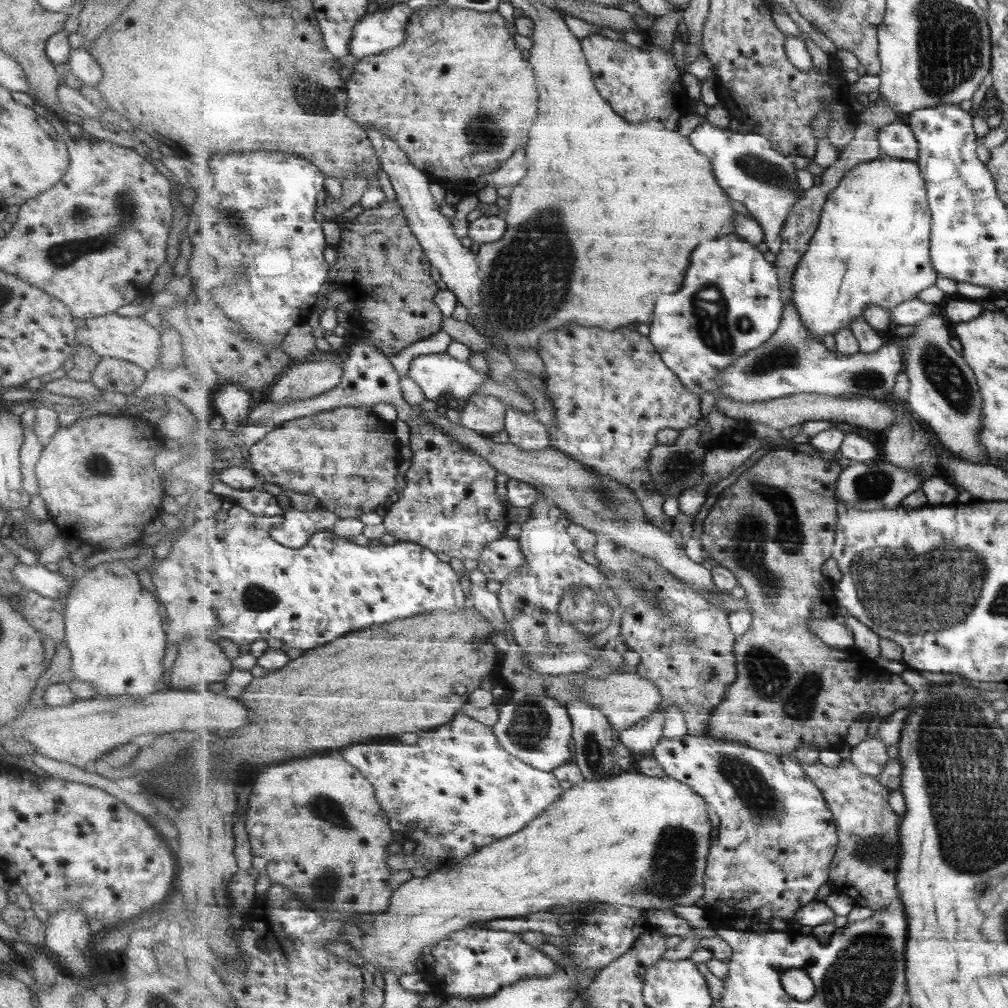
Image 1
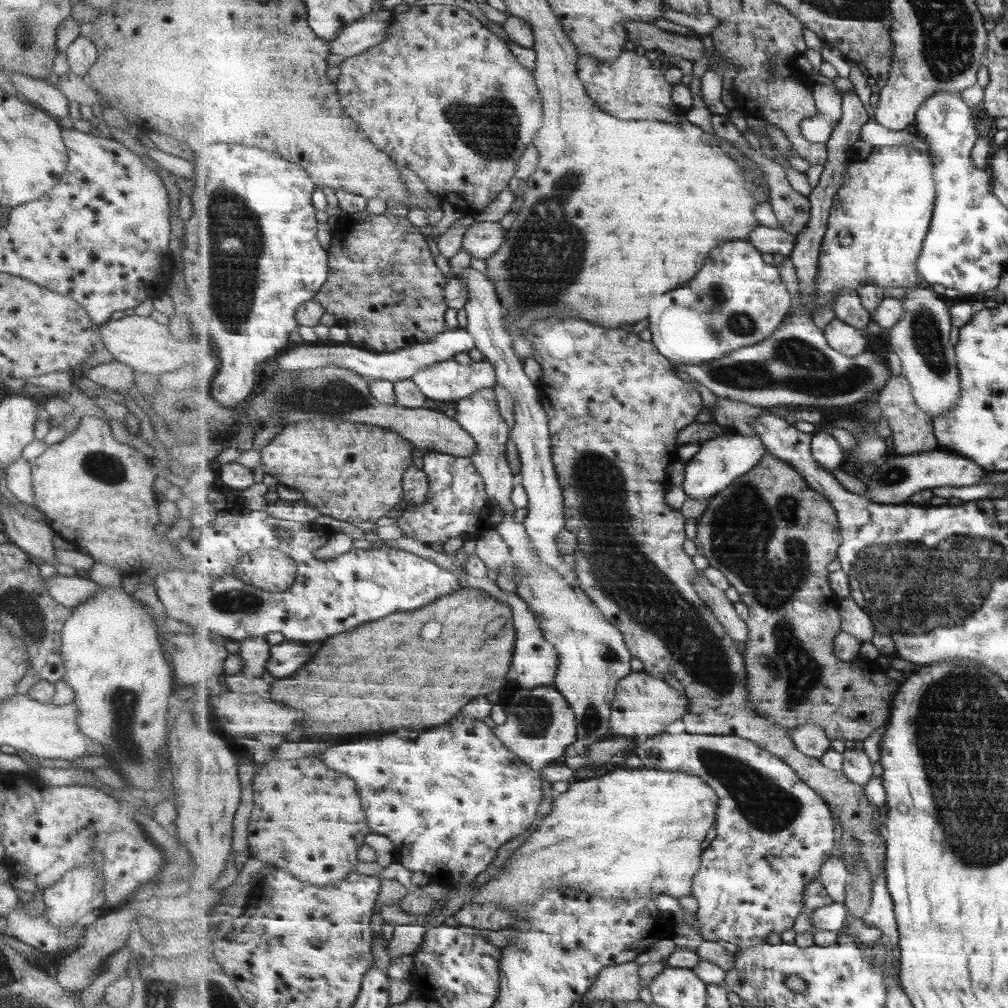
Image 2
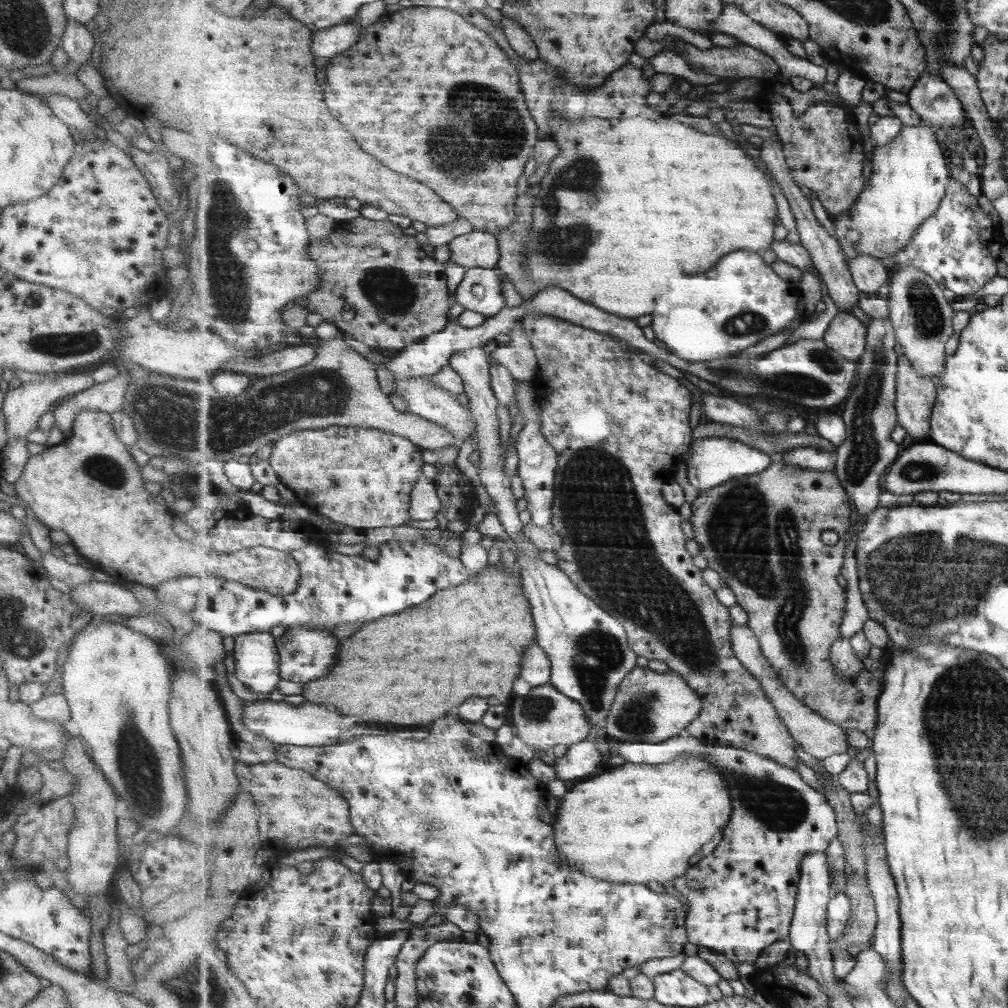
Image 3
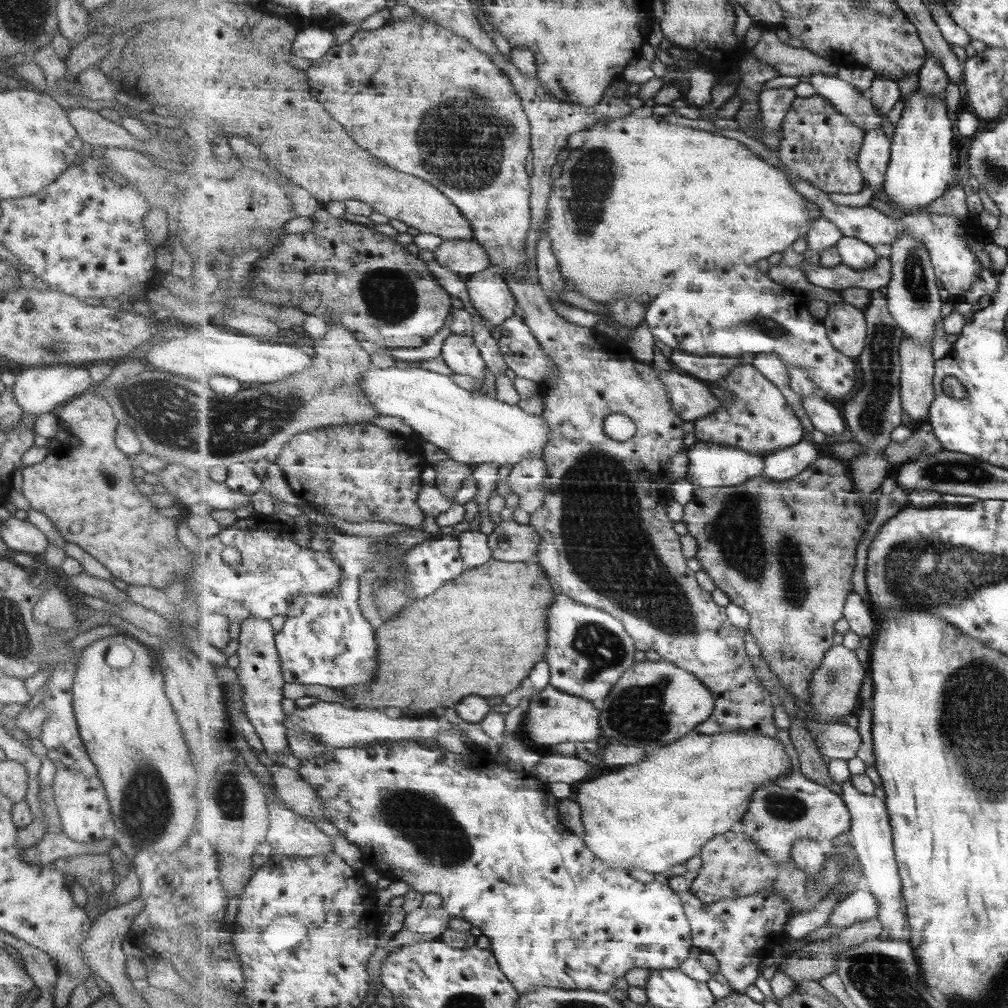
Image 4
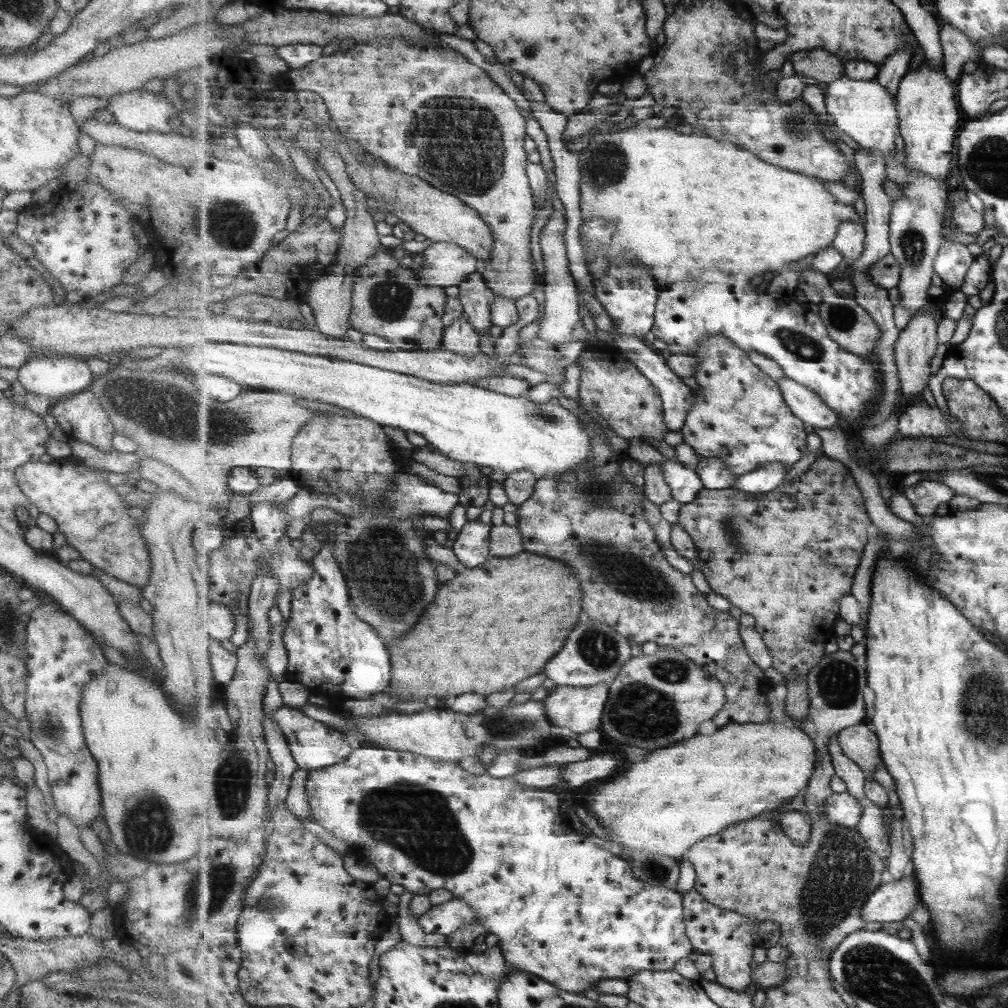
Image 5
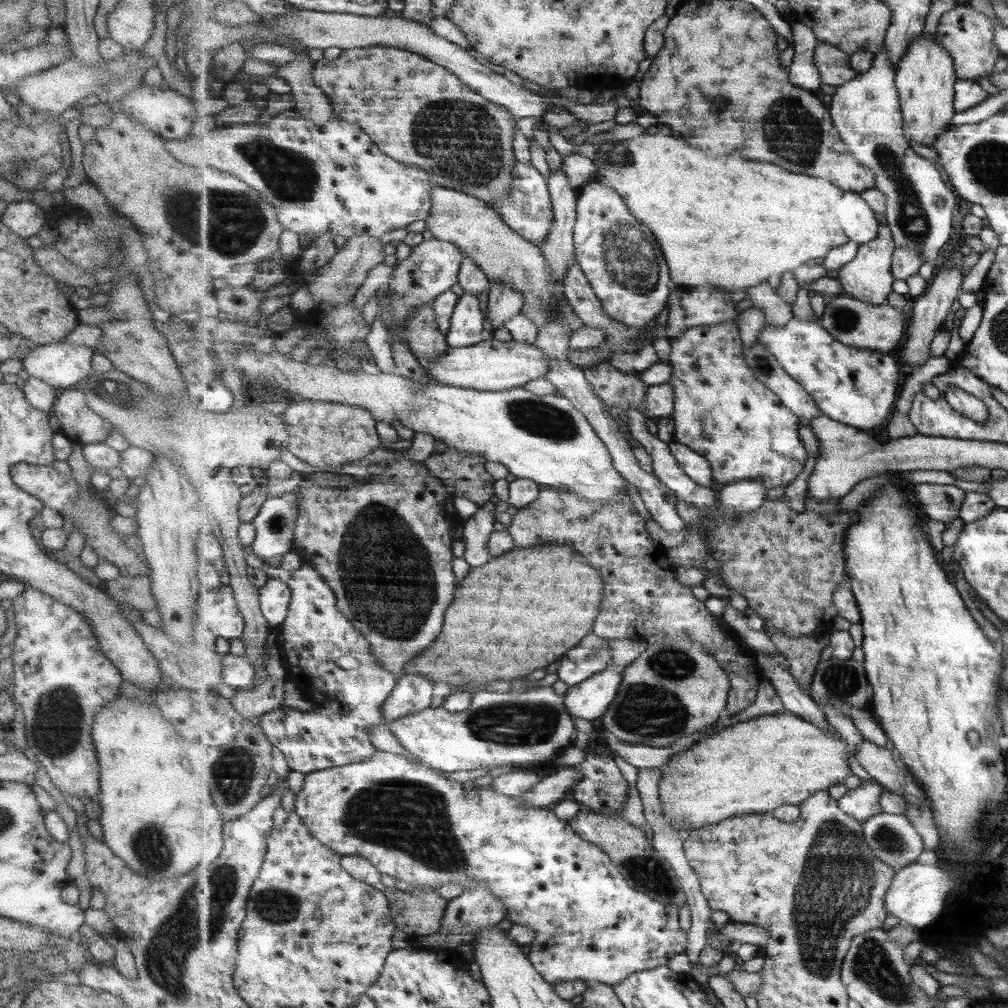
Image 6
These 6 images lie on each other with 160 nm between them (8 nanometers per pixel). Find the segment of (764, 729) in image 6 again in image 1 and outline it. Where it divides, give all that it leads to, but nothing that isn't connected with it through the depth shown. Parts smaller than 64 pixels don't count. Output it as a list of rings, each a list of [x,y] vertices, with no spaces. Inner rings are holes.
[[[625,771],[607,780],[586,780],[572,785],[555,804],[522,831],[480,848],[456,867],[440,866],[426,877],[413,877],[402,884],[392,896],[390,907],[371,917],[372,929],[362,938],[362,945],[354,950],[368,962],[365,966],[373,974],[382,972],[381,979],[387,972],[401,977],[410,972],[410,965],[415,964],[421,954],[431,953],[454,932],[485,920],[565,910],[572,903],[579,902],[645,910],[701,905],[706,895],[704,882],[709,865],[705,858],[711,852],[711,841],[715,835],[707,811],[708,802],[688,784],[671,776],[645,776]],[[633,870],[641,872],[637,880],[633,880]]]

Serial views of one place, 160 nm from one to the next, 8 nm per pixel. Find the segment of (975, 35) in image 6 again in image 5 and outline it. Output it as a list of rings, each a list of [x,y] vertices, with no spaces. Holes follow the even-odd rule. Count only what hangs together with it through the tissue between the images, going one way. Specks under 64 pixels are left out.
[[[942,20],[940,22],[940,35],[943,45],[945,60],[944,71],[951,82],[957,84],[962,75],[963,65],[968,60],[974,60],[983,65],[981,50],[983,49],[977,42],[971,40],[964,32],[955,28],[950,22]]]

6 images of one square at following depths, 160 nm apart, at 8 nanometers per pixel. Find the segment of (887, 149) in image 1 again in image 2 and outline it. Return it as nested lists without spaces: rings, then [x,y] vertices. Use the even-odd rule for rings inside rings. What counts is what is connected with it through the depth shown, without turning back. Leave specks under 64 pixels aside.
[[[875,120],[869,121],[862,130],[864,141],[874,144],[876,147],[883,146],[916,146],[918,150],[930,156],[930,144],[920,134],[913,134],[909,131],[892,131],[885,128]]]

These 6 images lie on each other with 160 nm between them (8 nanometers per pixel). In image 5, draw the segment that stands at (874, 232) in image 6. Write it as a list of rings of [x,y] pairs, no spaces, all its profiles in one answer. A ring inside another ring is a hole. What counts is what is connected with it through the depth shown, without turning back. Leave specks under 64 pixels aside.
[[[847,221],[839,225],[838,236],[832,246],[845,256],[845,267],[855,264],[865,253],[866,227]]]

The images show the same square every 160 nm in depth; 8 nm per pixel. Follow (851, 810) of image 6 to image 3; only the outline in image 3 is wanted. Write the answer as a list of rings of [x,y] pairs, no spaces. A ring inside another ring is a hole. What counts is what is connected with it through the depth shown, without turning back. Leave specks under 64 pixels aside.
[[[675,736],[675,738],[659,743],[636,743],[635,741],[622,743],[617,751],[625,756],[625,760],[629,763],[667,764],[668,762],[675,762],[675,757],[677,757],[677,755],[682,756],[683,751],[687,751],[687,754],[689,754],[689,752],[696,752],[696,749],[697,751],[701,751],[702,756],[706,758],[708,762],[714,764],[720,770],[720,774],[724,776],[724,783],[728,786],[729,795],[733,797],[733,812],[731,813],[728,825],[722,829],[722,839],[720,843],[712,850],[712,853],[709,853],[706,857],[695,860],[688,873],[683,876],[678,883],[675,883],[676,890],[687,900],[687,905],[689,906],[688,917],[686,918],[689,943],[698,948],[712,948],[721,954],[727,955],[727,958],[730,958],[736,964],[736,967],[739,966],[741,962],[753,964],[767,946],[771,946],[771,944],[775,944],[775,942],[779,941],[790,941],[790,932],[802,879],[803,859],[812,852],[826,852],[833,840],[838,837],[838,820],[836,819],[836,812],[827,797],[817,792],[817,790],[809,786],[809,784],[803,780],[799,770],[779,764],[778,761],[766,756],[761,756],[759,753],[749,752],[747,749],[735,748],[731,745],[711,744],[695,737],[683,738],[683,736]],[[692,881],[699,881],[702,887],[700,889],[689,887],[688,883]]]

